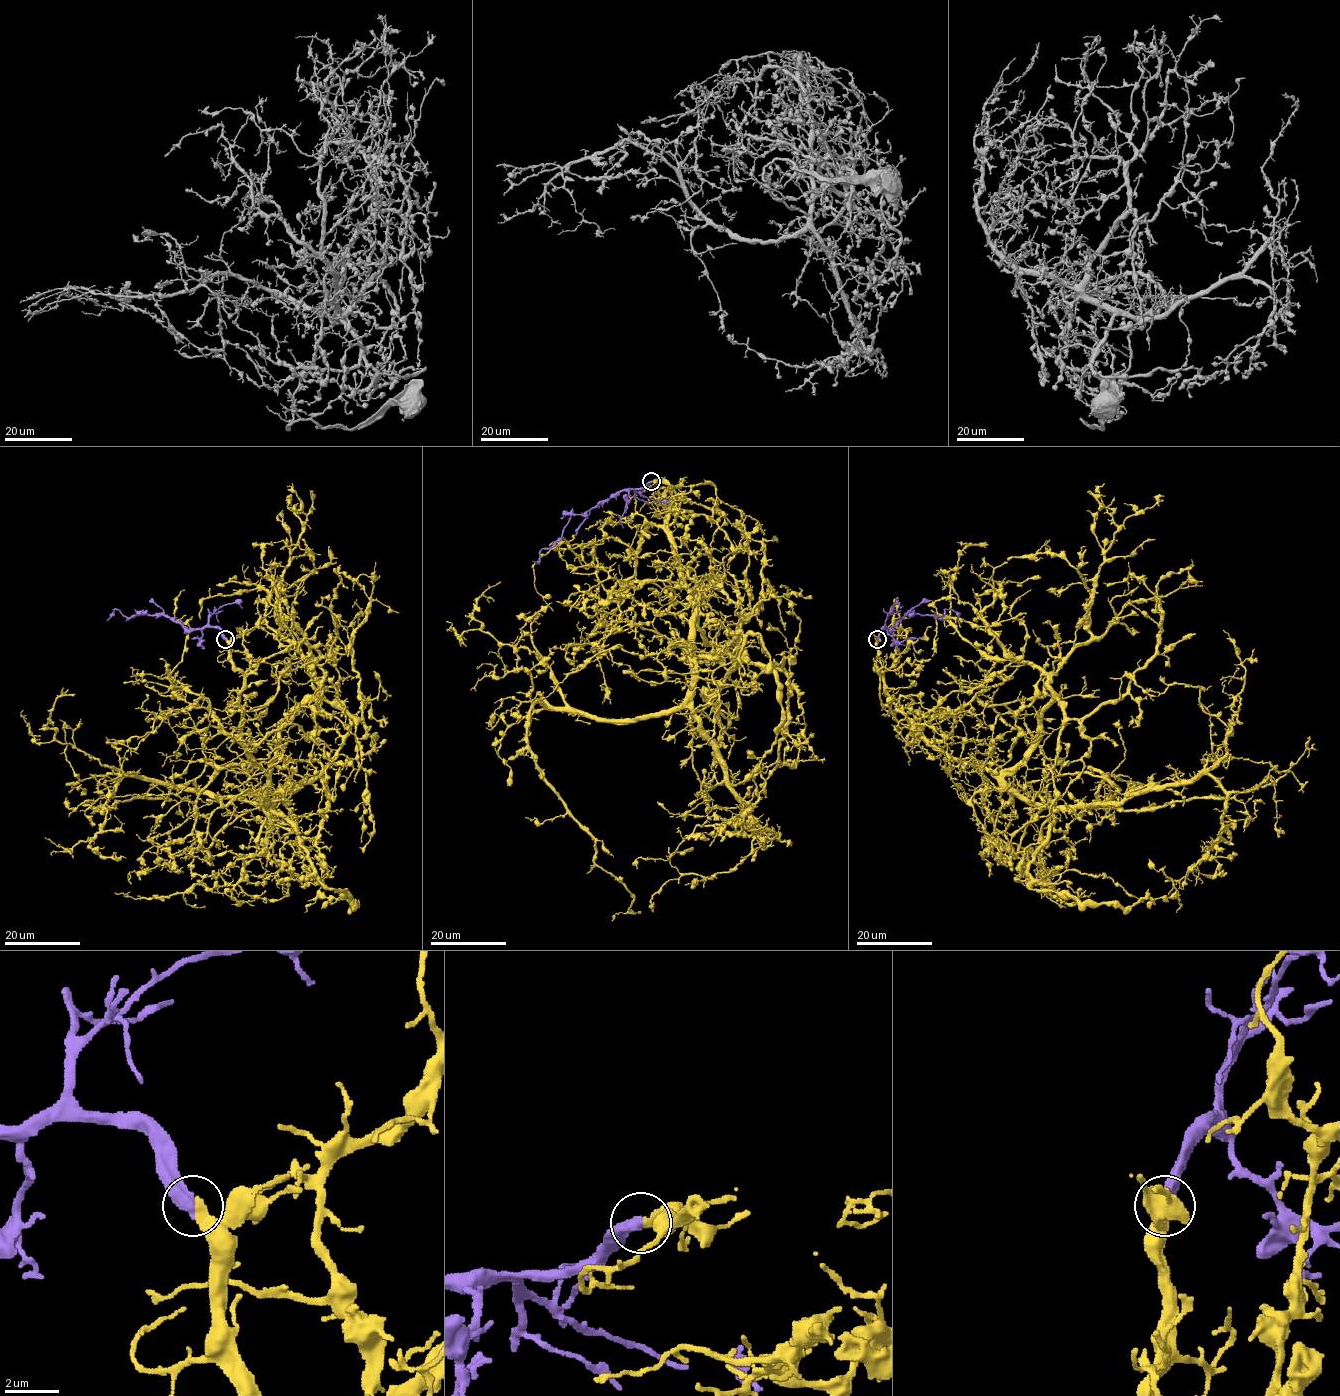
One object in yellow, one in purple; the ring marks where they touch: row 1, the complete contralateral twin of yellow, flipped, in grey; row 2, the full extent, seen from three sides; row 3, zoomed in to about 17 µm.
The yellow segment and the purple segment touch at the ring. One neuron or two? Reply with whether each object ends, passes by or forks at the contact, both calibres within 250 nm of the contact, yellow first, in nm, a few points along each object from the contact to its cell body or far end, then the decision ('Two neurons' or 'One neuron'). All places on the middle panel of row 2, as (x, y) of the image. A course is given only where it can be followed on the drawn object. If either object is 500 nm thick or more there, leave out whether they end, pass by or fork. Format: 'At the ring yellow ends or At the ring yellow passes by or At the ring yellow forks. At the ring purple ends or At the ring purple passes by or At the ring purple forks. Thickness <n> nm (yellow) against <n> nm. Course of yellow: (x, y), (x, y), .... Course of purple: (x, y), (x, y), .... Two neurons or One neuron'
Thickness 440 nm (yellow) against 500 nm. Course of yellow: (652, 482), (692, 603), (687, 697), (611, 719), (536, 702), (527, 727), (633, 901), (611, 921). Course of purple: (651, 482), (643, 488), (622, 490), (582, 514), (572, 514), (562, 536), (532, 561). One neuron

